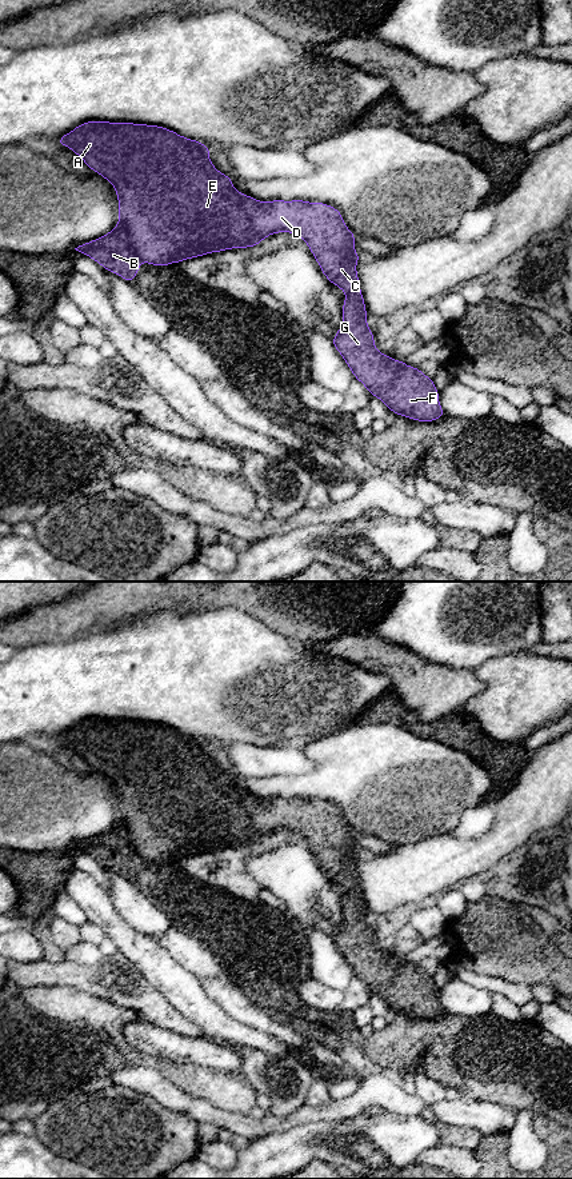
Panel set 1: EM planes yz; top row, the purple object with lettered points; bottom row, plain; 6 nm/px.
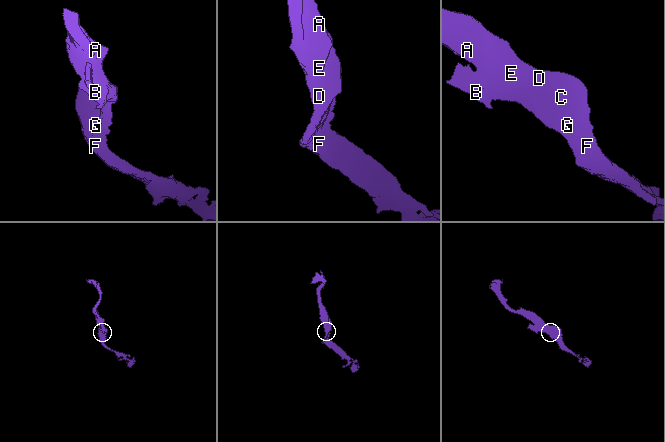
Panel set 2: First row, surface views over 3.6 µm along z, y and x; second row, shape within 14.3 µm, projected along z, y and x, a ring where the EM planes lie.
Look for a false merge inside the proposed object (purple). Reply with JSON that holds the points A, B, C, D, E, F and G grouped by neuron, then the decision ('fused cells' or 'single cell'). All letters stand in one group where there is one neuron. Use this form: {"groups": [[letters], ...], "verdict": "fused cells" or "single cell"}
{"groups": [["A", "C", "D", "E", "F", "G"], ["B"]], "verdict": "fused cells"}

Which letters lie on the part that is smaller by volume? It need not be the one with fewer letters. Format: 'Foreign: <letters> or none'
Foreign: B

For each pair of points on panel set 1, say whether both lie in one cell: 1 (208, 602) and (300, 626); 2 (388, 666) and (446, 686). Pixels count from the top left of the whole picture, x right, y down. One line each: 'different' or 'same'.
1: same
2: same

